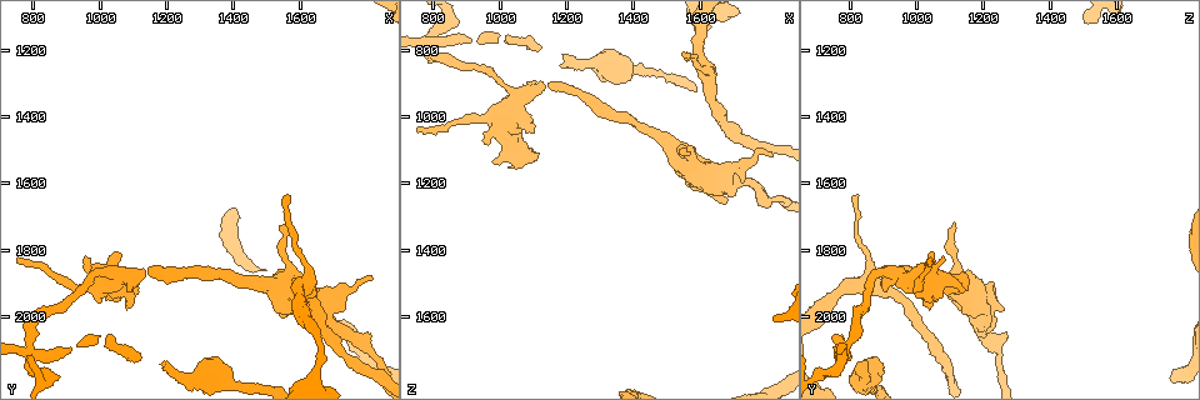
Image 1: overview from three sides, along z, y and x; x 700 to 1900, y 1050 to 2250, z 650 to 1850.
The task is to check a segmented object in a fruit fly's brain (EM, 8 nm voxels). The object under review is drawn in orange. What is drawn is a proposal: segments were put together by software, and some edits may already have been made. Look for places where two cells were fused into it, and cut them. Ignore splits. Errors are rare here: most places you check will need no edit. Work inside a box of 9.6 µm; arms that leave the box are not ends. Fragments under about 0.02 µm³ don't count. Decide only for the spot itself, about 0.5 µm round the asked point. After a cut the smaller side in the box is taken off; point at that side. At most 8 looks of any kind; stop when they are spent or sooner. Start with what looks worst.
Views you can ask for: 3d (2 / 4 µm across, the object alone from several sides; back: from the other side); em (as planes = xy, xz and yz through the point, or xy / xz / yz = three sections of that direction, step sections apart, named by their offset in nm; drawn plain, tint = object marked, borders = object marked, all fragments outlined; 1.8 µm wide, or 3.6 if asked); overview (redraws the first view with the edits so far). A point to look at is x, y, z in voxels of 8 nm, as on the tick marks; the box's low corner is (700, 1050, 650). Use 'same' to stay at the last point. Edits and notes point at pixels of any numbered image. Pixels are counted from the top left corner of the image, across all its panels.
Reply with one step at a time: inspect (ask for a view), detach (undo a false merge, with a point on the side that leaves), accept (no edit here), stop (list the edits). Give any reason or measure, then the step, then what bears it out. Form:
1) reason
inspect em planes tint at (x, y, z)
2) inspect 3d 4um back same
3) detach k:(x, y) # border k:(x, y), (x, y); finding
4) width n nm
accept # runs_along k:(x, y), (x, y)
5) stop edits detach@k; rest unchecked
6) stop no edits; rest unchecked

inspect 3d 2um back at (800, 2110, 780)

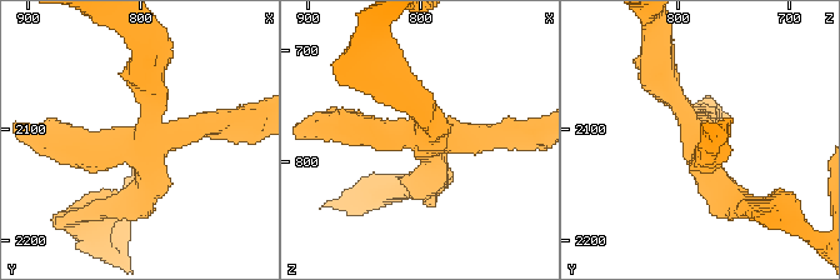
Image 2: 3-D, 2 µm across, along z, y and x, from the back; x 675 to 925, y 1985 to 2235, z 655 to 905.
need the tissue
inspect em planes borders at (794, 2114, 780)

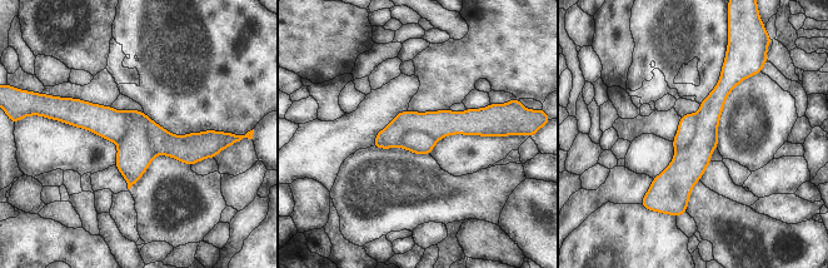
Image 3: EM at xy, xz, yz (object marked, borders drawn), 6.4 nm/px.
accept # runs_along 3:(65, 115), (166, 144), (213, 140); all the same cell

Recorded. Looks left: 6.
abrupt turn
inspect 3d 2um at (1520, 1910, 1090)

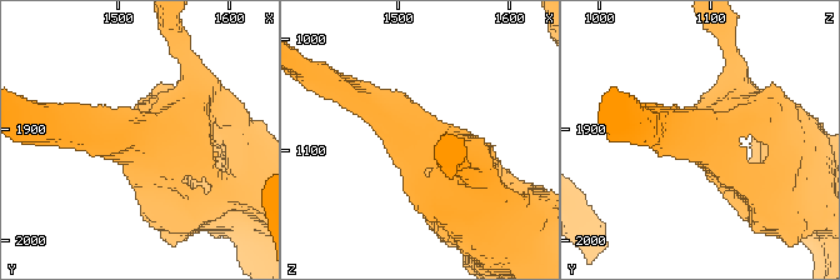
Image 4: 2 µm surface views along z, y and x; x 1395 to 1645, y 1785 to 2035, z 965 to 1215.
inspect em xz step 16 tint at (1512, 1912, 1090)

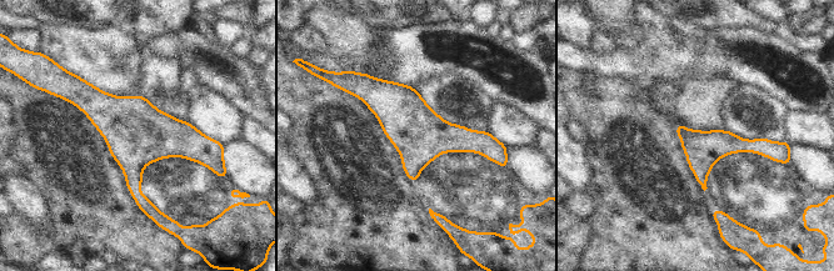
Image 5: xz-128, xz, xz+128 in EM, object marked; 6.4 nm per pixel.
cut it another way
inspect em planes tint same

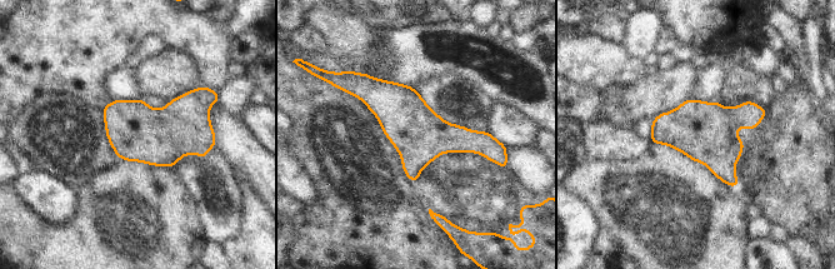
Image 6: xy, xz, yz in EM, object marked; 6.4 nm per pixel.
accept # runs_along 6:(358, 93), (423, 135), (491, 144); all the same cell

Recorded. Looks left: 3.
inspect 3d 4um at (980, 1910, 1000)

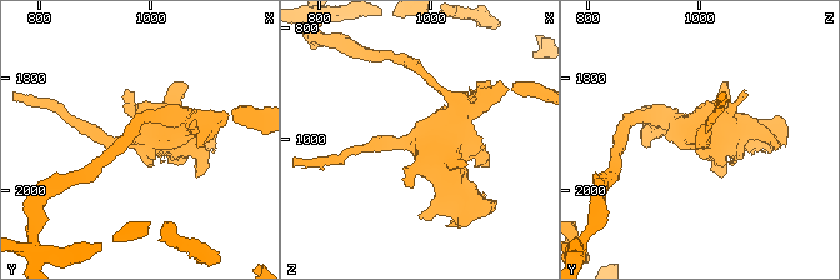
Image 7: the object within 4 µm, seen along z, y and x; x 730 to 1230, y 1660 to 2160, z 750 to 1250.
inspect em 3.6um planes tint at (975, 1905, 1005)

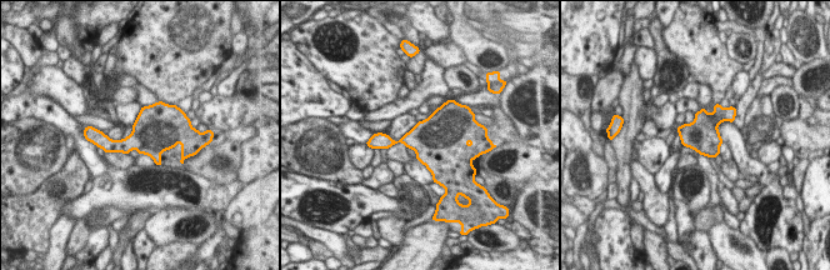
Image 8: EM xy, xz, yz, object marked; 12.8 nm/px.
accept # one cell here

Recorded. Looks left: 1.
stop no edits; rest unchecked

